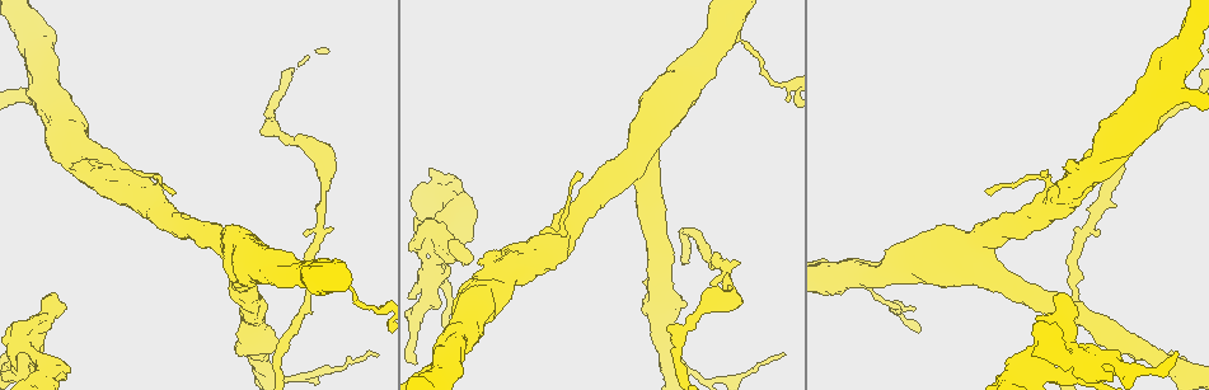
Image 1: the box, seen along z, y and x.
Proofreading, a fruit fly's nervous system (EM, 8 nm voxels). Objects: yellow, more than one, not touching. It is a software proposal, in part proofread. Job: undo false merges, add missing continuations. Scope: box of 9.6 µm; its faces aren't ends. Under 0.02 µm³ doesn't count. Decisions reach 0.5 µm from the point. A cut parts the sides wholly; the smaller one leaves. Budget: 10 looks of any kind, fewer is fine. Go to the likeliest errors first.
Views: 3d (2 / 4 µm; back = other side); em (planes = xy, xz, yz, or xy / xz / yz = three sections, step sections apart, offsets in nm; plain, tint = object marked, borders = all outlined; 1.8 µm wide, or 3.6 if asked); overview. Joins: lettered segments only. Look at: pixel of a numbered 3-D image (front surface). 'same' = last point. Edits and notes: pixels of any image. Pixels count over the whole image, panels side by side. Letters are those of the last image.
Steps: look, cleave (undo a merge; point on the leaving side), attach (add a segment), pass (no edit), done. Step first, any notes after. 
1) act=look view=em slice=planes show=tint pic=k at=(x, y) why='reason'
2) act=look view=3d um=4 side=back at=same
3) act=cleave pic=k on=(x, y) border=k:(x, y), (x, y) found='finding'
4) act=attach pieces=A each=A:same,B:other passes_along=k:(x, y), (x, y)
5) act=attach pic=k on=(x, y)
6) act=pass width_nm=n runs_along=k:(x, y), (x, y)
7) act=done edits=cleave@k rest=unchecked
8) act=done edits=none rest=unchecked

act=look view=3d um=2 pic=1 at=(1084, 372) why='side arm on a straight run'

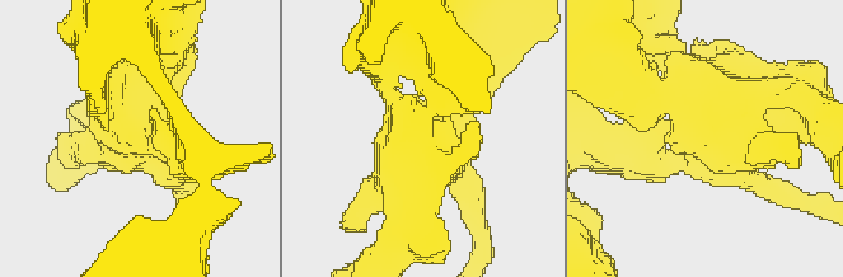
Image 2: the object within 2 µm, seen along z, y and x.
act=look view=em slice=planes show=borders pic=2 at=(436, 140) why='need the tissue'

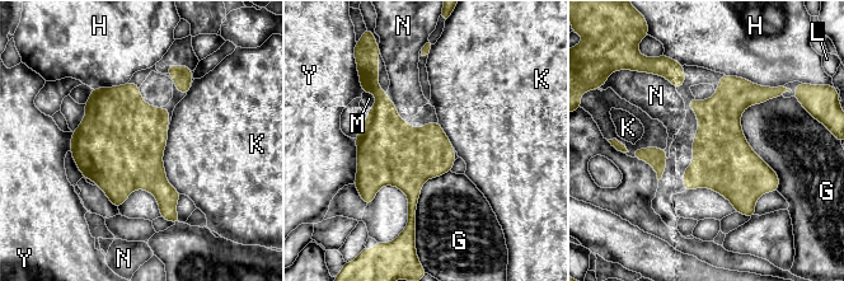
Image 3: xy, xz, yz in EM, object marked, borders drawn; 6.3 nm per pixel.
act=pass each=G:other,H:other,K:other,L:other,M:other,N:other,Y:other found='one neuron here'

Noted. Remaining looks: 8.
act=look view=em slice=xy step=8 show=borders pic=1 at=(50, 296) why='branch stops here'

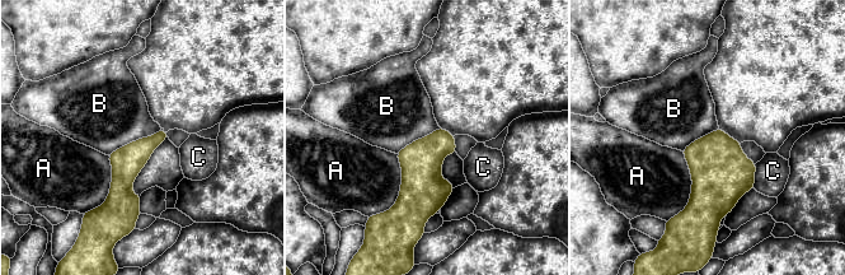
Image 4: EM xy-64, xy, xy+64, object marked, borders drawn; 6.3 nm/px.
act=look view=em slice=planes show=borders at=same

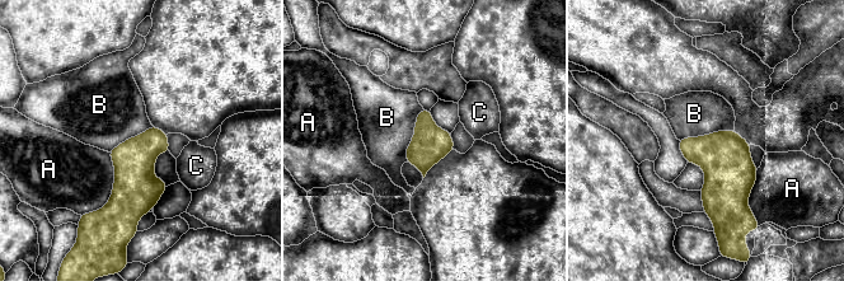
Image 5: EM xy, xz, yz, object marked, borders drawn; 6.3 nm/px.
act=pass each=A:other,B:other,C:other border=5:(734, 130), (717, 130), (679, 140) found='none of them fits'

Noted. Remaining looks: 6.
act=look view=3d um=2 pic=1 at=(366, 309) why='abrupt turn'

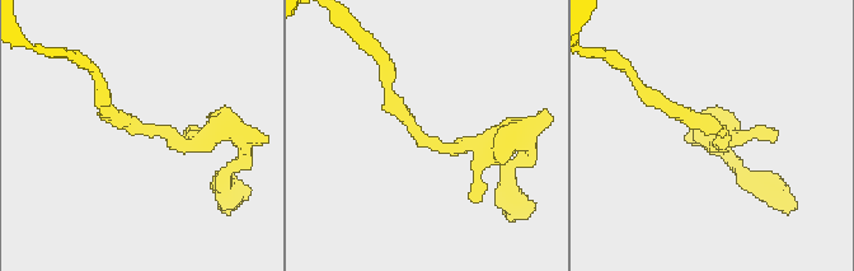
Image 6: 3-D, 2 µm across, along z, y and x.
act=look view=em slice=planes show=borders pic=6 at=(716, 125) why='shape alone is not enough'

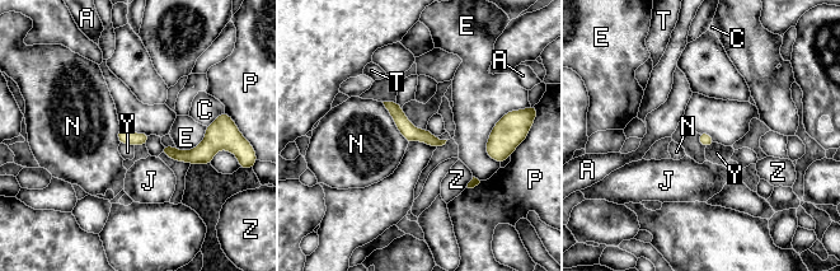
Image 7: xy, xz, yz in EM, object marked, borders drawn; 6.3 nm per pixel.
act=pass width_nm=80 each=A:other,C:other,E:other,J:other,N:other,P:other,T:other,Y:other,Z:other runs_along=7:(388, 104), (414, 134), (439, 143) found='continuous, no second neuron'

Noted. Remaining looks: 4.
act=look view=em um=3.6 slice=xz step=4 show=tint pic=1 at=(1011, 364) why='thick end'

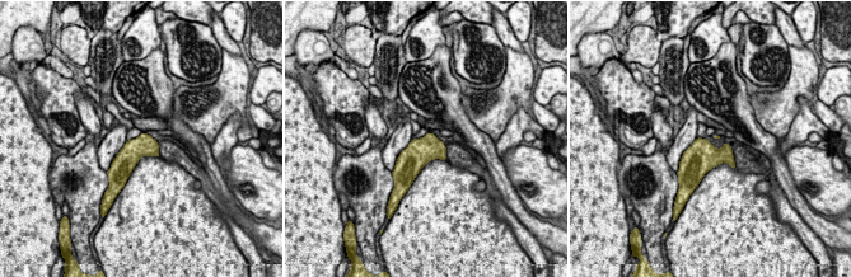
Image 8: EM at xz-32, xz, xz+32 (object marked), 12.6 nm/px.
act=look view=em um=3.6 slice=planes show=borders at=same

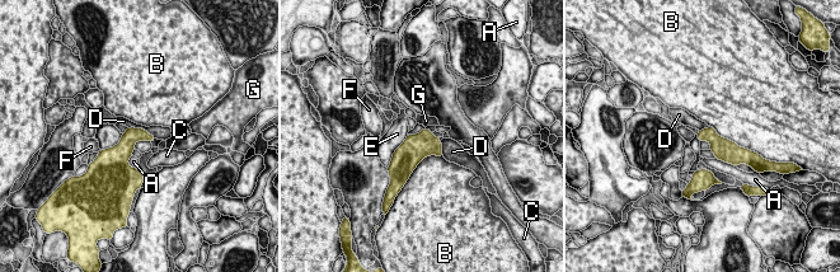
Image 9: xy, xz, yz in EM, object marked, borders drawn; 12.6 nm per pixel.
act=pass width_nm=220 each=A:other,B:other,C:other,D:other,E:other,F:other,G:other border=9:(127, 126), (144, 129), (155, 137) found='no lettered segment goes on from it'

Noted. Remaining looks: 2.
act=done edits=none rest=unchecked

